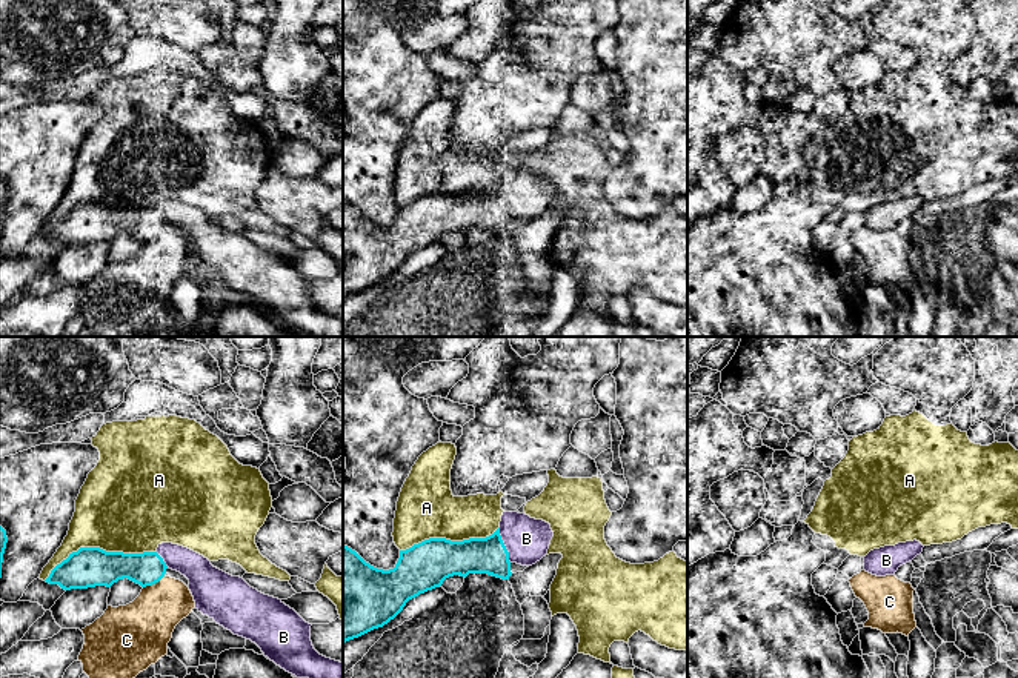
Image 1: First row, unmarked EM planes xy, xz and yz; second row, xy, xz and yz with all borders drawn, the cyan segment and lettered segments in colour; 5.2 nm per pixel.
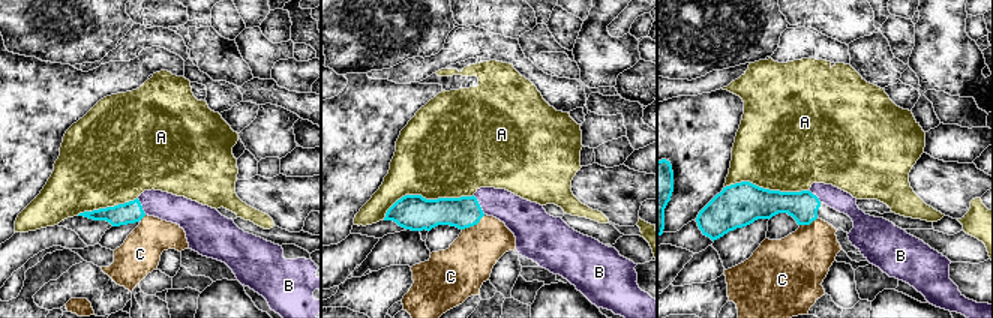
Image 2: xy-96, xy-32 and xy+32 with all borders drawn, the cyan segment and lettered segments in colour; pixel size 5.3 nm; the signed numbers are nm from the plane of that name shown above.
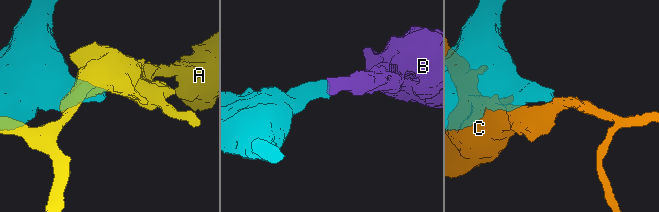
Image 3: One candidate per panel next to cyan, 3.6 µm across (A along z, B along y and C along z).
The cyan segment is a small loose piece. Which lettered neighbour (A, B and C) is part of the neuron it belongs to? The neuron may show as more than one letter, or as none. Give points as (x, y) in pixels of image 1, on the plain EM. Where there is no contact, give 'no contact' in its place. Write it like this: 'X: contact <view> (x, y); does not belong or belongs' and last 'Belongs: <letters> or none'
A: contact xy (97, 203); does not belong
B: contact xz (503, 200); belongs
C: contact xy (154, 239); does not belong
Belongs: B

